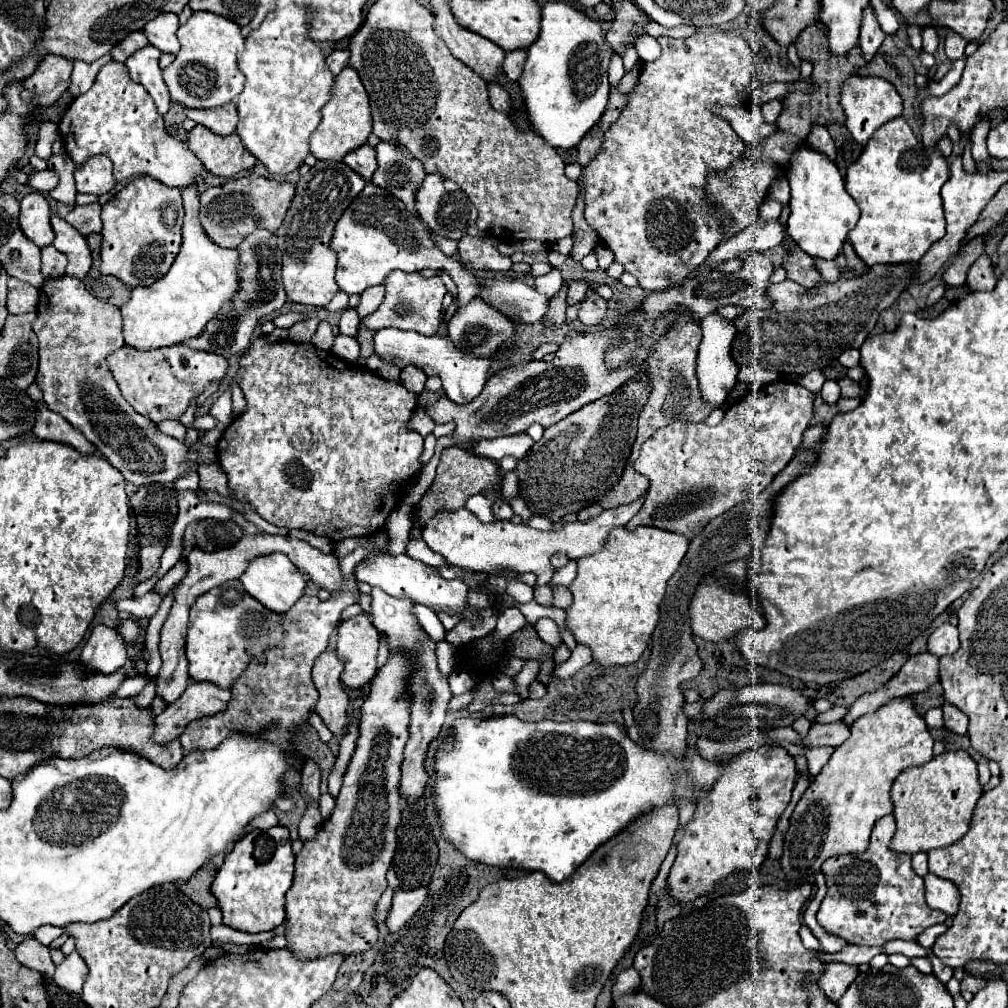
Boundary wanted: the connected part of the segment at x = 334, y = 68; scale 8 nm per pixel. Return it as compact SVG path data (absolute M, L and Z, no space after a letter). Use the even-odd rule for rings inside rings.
M333 51L329 57L327 57L327 67L331 69L331 73L339 75L343 67L347 67L349 63L349 51Z

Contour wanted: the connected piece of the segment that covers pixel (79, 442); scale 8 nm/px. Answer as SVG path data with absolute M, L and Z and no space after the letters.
M37 405L35 413L37 413L37 417L35 417L35 425L33 425L31 433L37 439L49 439L49 441L67 443L67 445L75 447L83 455L95 451L95 447L91 443L87 443L87 439L81 435L81 431L73 429L61 415L53 413L45 405Z

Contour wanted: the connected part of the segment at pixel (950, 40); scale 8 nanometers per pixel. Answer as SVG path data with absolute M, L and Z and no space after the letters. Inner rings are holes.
M945 27L945 53L949 59L963 59L965 57L965 47L967 41L959 37L955 31Z

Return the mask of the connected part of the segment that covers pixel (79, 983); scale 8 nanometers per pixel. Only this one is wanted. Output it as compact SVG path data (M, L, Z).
M73 951L63 959L53 977L53 981L69 993L81 993L85 979L87 979L87 963L79 957L77 951Z

